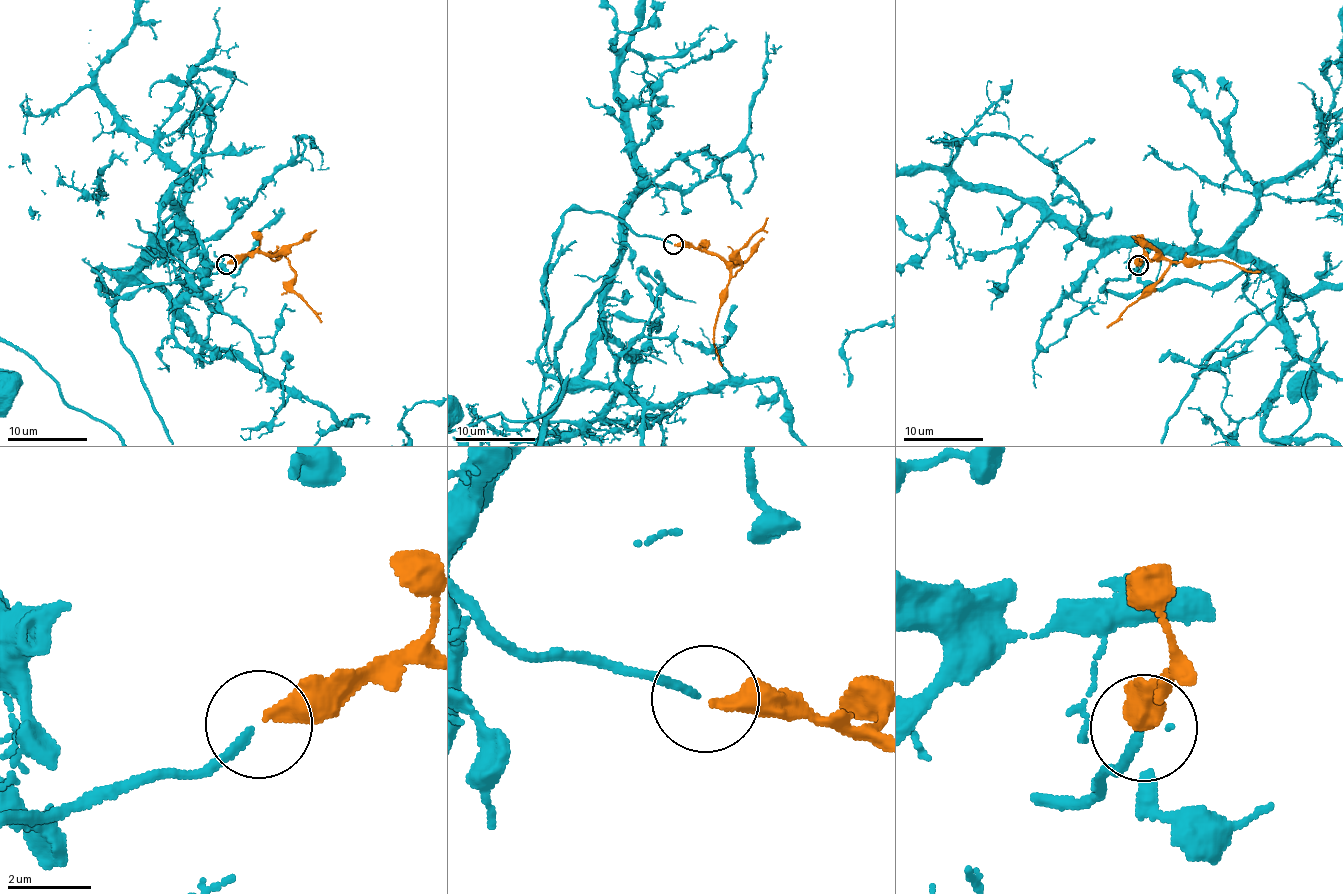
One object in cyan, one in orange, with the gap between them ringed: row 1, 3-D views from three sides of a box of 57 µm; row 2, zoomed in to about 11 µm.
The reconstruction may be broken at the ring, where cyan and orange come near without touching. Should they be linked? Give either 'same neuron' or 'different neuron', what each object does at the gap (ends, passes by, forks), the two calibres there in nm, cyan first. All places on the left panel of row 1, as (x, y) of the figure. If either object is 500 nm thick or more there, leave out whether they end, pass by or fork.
same neuron; cyan ends; orange ends; calibres 190 and 320 nm

